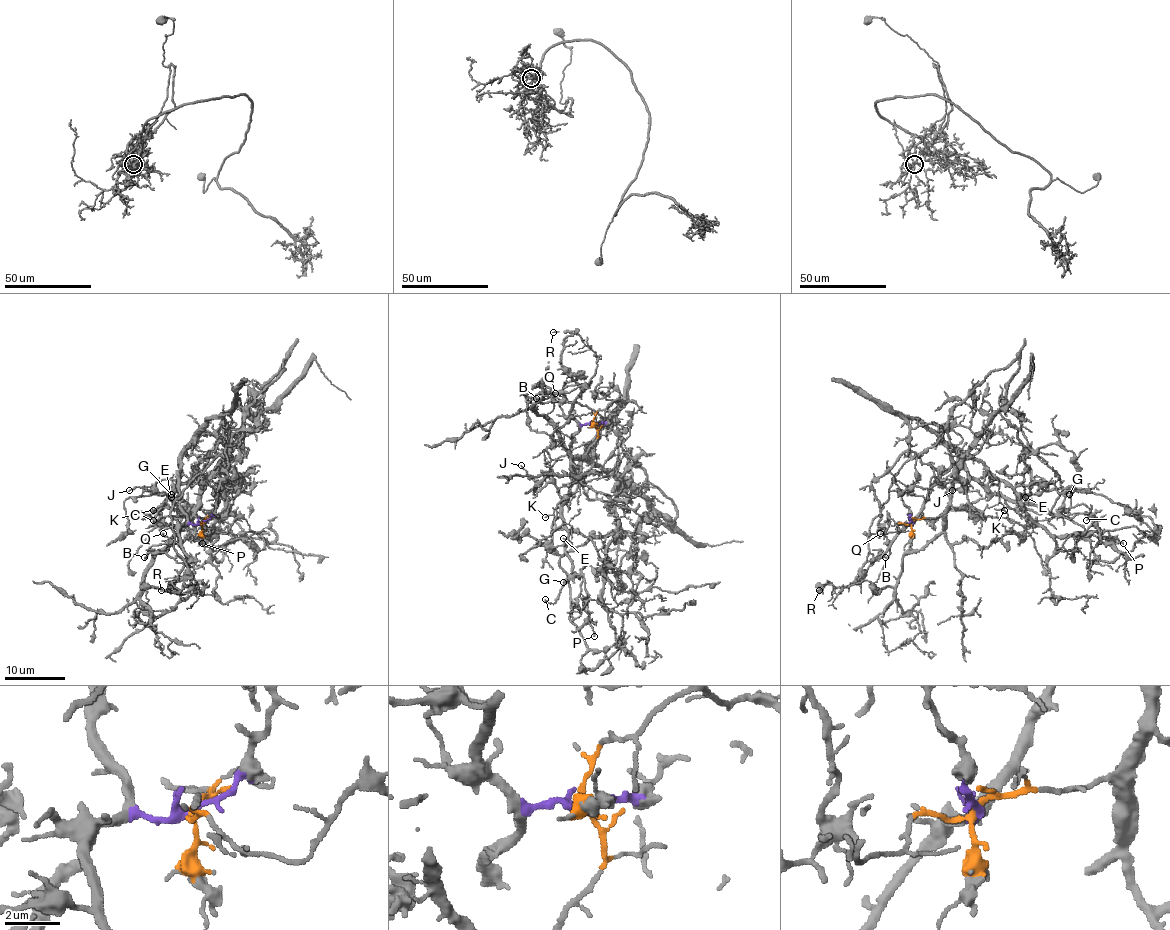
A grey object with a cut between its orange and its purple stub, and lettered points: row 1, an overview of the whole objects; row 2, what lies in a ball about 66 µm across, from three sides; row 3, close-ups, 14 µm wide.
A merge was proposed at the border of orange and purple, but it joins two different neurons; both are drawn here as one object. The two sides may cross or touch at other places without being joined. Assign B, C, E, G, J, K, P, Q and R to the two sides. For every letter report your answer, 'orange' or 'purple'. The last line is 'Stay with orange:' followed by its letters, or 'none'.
B: purple
C: purple
E: purple
G: purple
J: purple
K: purple
P: purple
Q: purple
R: purple
Stay with orange: none

